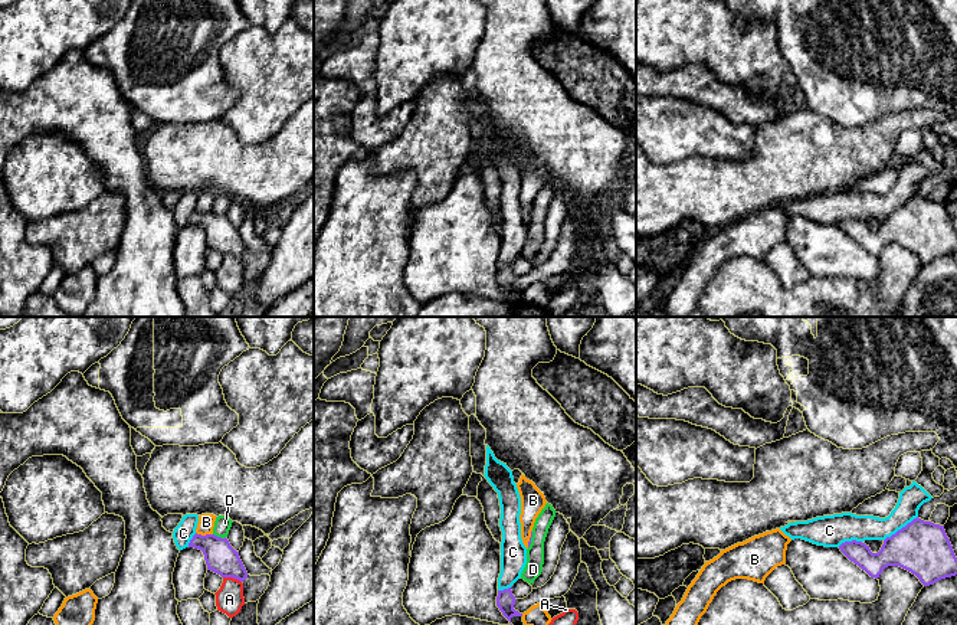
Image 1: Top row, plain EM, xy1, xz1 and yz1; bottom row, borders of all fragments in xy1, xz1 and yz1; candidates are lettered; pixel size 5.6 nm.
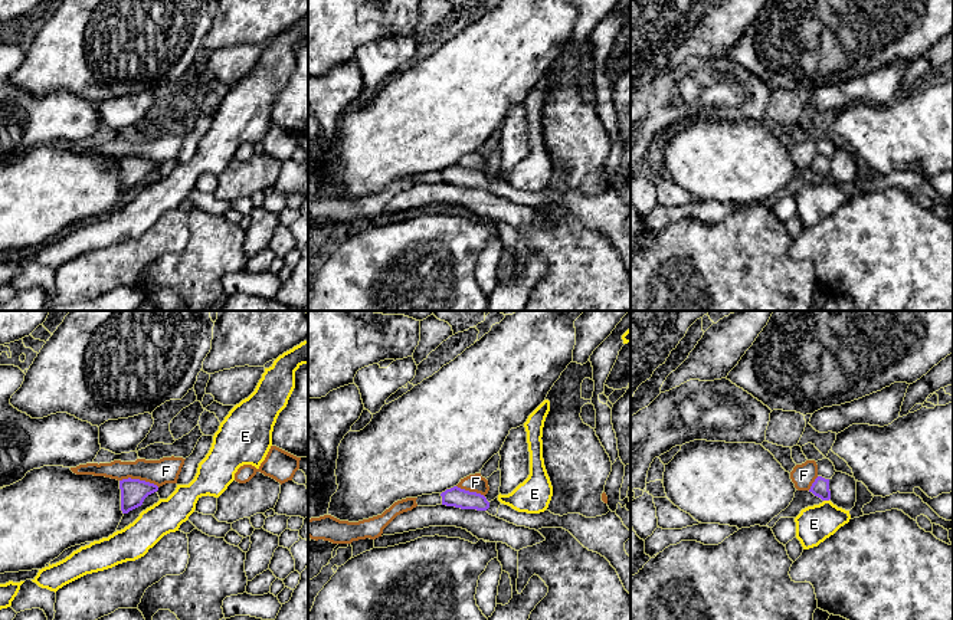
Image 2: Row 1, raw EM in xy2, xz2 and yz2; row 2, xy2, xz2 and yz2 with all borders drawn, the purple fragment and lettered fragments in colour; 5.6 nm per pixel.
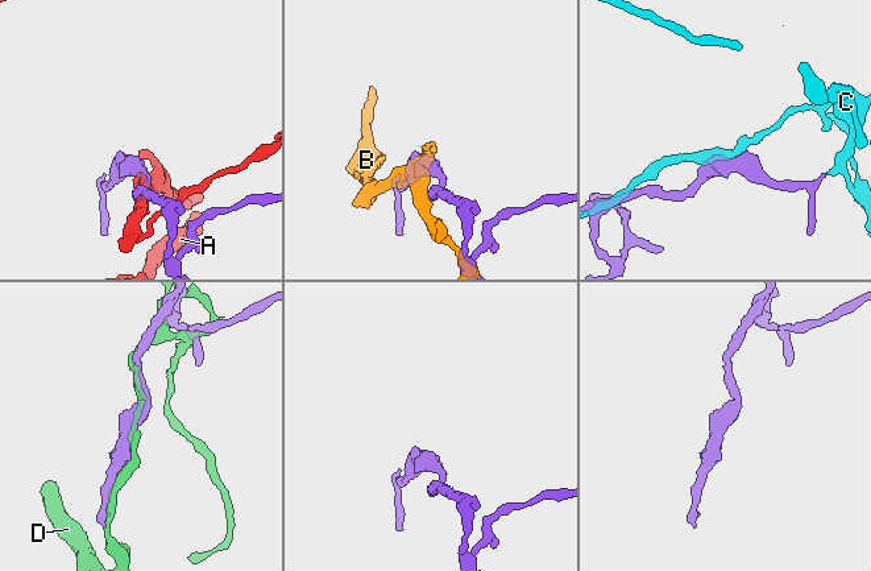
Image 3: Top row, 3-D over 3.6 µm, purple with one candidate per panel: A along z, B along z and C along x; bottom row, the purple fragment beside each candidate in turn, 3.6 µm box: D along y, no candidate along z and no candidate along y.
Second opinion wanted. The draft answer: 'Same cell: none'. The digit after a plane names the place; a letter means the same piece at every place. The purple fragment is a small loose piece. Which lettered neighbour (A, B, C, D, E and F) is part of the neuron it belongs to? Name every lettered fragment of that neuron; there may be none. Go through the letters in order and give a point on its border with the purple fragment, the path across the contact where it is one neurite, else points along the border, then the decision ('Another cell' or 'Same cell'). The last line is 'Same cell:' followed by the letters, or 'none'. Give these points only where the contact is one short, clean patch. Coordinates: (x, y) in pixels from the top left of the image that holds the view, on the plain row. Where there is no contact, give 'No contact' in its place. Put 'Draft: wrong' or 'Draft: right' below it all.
A: Touches purple at xy1 (232, 254). Another cell
B: Touches purple at xy1 (206, 212). Another cell
C: Touches purple at yz1 (901, 206). Same cell
D: Touches purple at xy1 (219, 215). Another cell
E: Touches purple at yz2 (827, 177). Boundary: yz2 (824, 177), (828, 179). Another cell
F: Touches purple at xy2 (138, 157). Boundary: xy2 (120, 157), (141, 157), (159, 164). Another cell
Same cell: C
Draft: wrong

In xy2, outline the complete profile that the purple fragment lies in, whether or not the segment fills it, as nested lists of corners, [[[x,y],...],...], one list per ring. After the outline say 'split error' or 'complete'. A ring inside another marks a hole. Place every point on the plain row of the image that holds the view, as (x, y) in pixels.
[[[122,157],[119,158],[121,167],[121,188],[128,191],[130,188],[143,183],[144,177],[157,170],[158,164],[140,157]]]; complete

